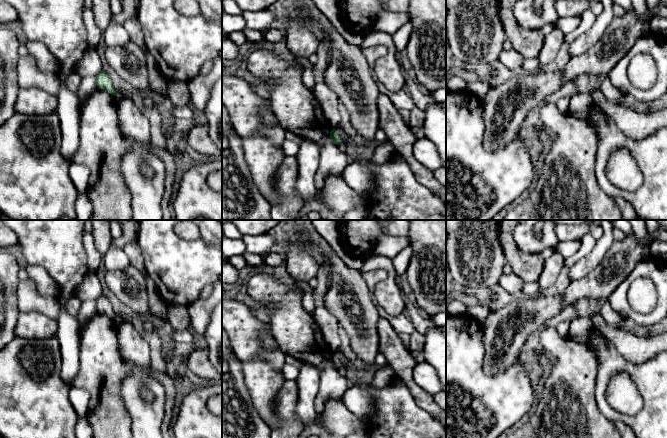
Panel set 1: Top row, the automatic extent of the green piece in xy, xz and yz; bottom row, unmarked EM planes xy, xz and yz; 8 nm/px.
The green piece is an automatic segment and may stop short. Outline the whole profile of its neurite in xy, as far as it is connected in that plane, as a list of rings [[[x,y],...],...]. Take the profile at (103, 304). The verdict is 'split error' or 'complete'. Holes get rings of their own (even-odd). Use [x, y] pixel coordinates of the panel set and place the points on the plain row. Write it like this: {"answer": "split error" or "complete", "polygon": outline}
{"answer": "complete", "polygon": [[[102,294],[95,302],[98,313],[106,314],[115,320],[117,313],[114,311],[113,305],[108,297]]]}

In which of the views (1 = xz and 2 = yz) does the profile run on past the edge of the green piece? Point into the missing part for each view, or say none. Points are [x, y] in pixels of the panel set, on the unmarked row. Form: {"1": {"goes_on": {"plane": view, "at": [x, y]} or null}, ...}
{"1": {"goes_on": null}, "2": {"goes_on": null}}

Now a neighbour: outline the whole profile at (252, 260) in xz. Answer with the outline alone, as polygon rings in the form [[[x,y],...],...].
[[[244,252],[242,255],[245,261],[247,262],[247,264],[251,267],[257,268],[266,265],[264,262],[264,258],[259,255],[247,253],[247,252]]]

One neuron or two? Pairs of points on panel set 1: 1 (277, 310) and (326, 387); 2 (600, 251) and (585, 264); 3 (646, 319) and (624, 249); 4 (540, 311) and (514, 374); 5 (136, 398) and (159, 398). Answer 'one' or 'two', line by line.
1: one
2: one
3: two
4: two
5: one

